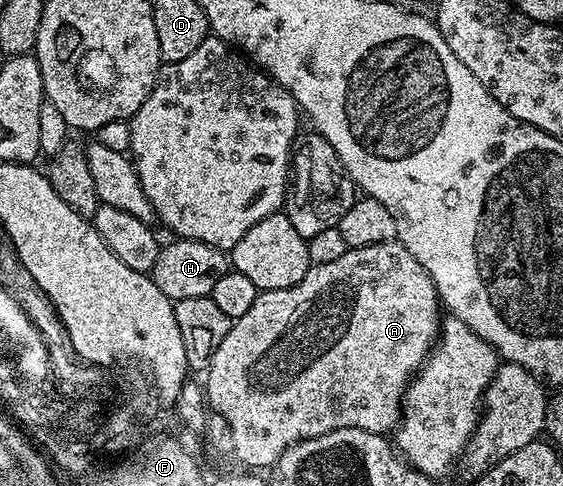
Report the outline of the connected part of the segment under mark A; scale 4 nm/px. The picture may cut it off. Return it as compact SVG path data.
M397 239L388 242L380 242L376 246L360 246L359 248L347 248L340 258L333 262L315 264L296 282L296 286L288 286L284 290L272 290L271 292L259 291L256 302L248 314L231 323L228 334L224 334L224 342L216 346L216 354L212 354L210 367L205 369L204 396L209 407L219 412L228 422L232 430L232 456L235 456L242 465L250 470L269 469L273 466L280 454L288 450L301 440L316 438L320 434L328 434L332 430L341 428L359 428L379 434L393 433L398 427L402 415L402 396L406 392L408 381L421 368L426 357L429 356L431 348L434 347L440 331L440 301L438 291L424 266L408 254L408 250Z

